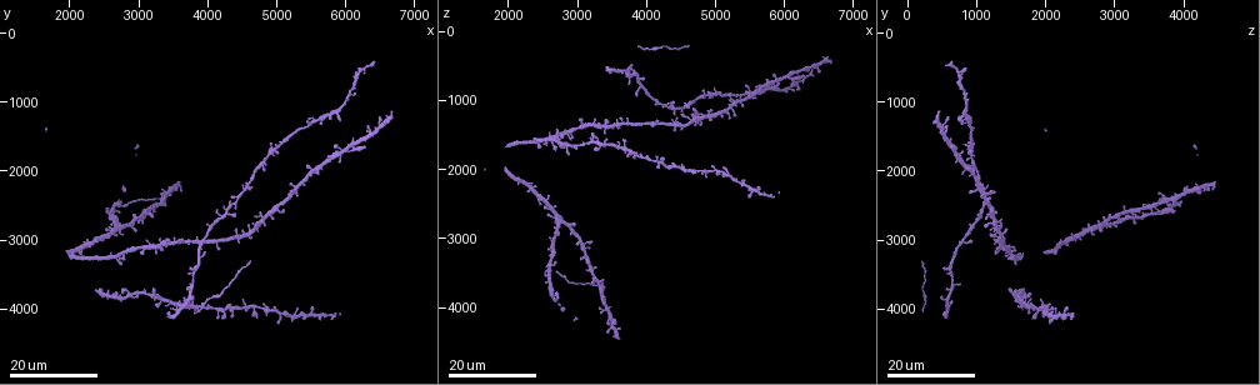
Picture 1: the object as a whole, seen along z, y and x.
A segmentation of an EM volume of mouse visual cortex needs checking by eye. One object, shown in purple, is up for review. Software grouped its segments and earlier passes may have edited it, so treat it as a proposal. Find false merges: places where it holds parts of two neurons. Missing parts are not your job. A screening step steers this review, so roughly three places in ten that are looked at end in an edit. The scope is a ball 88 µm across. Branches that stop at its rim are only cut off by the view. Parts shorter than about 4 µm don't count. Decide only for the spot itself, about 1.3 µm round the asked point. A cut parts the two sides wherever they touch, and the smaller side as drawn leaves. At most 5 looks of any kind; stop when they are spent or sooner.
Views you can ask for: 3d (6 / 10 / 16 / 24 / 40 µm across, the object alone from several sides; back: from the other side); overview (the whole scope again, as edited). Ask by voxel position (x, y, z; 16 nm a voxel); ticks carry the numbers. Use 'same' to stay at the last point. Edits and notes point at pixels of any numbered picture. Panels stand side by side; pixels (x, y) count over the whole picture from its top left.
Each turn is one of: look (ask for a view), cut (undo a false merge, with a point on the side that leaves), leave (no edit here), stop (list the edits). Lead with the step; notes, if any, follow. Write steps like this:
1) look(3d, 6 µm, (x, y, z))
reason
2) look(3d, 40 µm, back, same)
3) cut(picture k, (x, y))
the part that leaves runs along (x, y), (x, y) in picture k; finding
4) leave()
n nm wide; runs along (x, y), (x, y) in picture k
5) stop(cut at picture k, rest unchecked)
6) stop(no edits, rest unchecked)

look(3d, 24 µm, (4400, 2450, 1150))
three-way junction

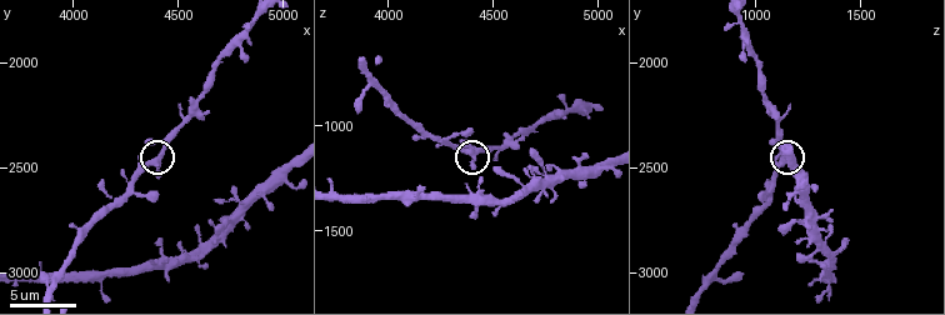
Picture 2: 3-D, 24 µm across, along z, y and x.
look(3d, 10 µm, (4390, 2460, 1140))

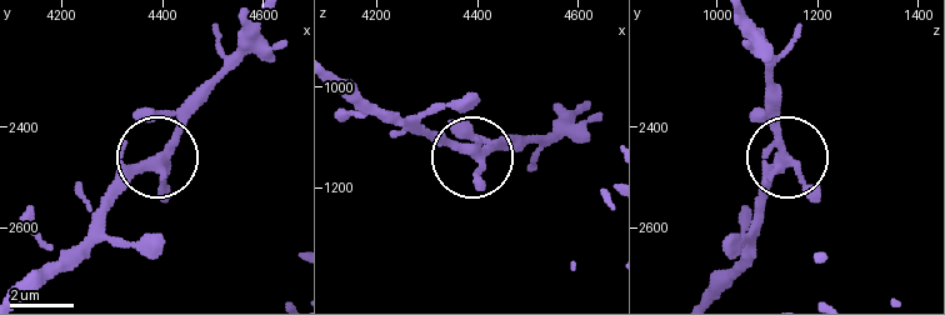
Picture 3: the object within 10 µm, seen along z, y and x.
leave()
280 nm wide; one neuron here

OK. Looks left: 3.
look(3d, 24 µm, (6000, 1700, 650))
side arm on a straight run

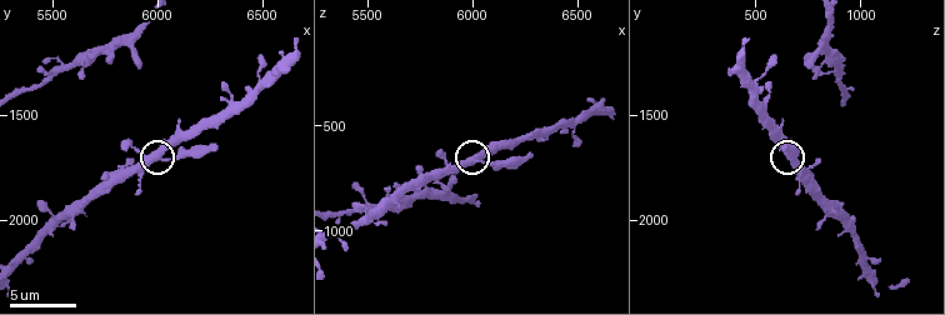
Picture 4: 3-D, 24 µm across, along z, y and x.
look(3d, 6 µm, (6010, 1680, 660))

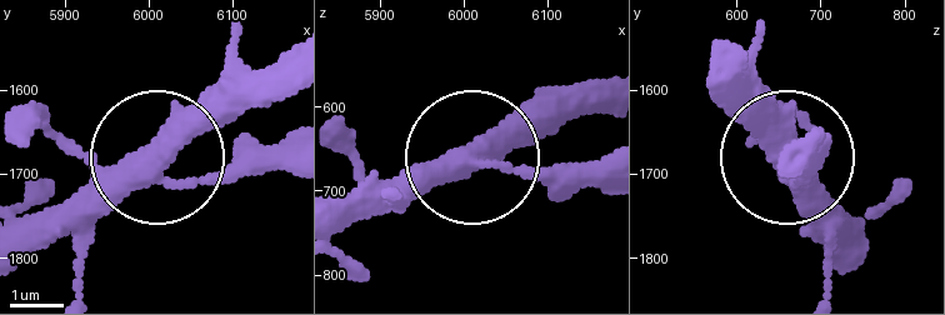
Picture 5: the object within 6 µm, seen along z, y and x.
cut(picture 5, (248, 174))
side arm 5 µm; the part that leaves runs along (175, 178), (291, 164) in picture 5; two neurons meet here

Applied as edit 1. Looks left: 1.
stop(cut at picture 5, rest unchecked)

